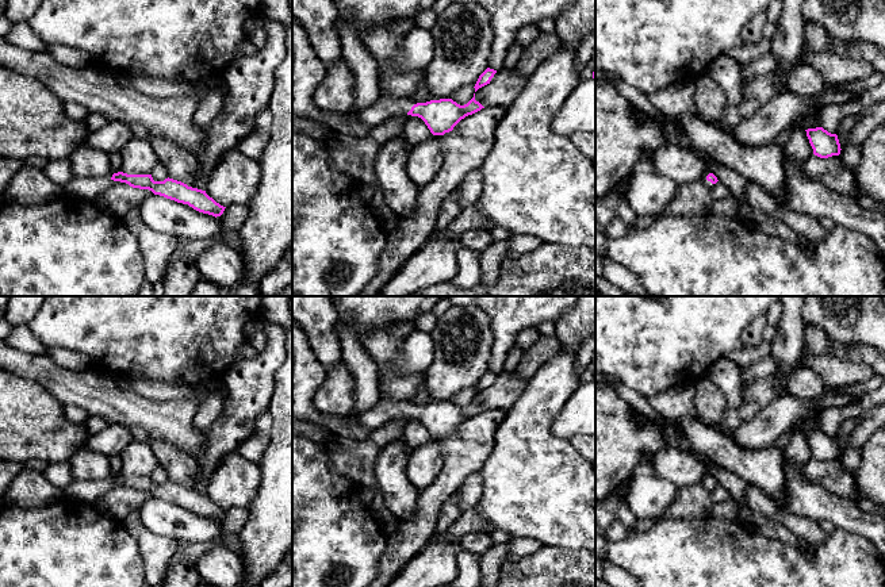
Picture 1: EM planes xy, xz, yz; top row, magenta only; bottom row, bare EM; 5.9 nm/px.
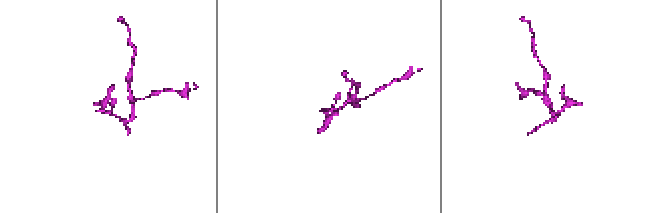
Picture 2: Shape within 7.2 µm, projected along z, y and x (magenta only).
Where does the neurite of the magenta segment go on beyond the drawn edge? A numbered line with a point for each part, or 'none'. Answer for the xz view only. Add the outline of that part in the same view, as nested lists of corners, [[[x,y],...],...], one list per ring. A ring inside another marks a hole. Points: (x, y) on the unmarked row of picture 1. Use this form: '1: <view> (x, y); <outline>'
1: xz (384, 411); [[[380,399],[378,404],[361,414],[359,419],[364,427],[372,433],[373,430],[382,429],[394,419],[407,417],[413,408],[414,407],[411,403]]]

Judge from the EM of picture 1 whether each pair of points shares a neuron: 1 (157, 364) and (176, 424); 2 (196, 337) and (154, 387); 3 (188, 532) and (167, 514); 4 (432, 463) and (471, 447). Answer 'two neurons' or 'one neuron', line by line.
1: two neurons
2: two neurons
3: one neuron
4: two neurons

